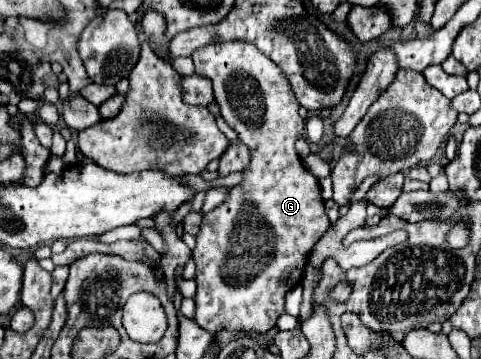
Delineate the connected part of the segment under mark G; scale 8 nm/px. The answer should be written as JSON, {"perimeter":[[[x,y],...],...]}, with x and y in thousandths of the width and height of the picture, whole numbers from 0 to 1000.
{"perimeter":[[[511,117],[437,123],[403,139],[399,167],[407,206],[441,223],[445,284],[453,290],[462,329],[520,418],[520,457],[507,474],[503,507],[482,518],[470,557],[420,607],[420,630],[407,657],[407,691],[399,696],[412,791],[403,891],[432,925],[474,919],[486,936],[549,936],[574,908],[578,880],[590,869],[595,813],[624,791],[644,696],[686,635],[661,501],[632,468],[611,407],[620,379],[632,373],[632,334],[620,323],[624,295],[599,217],[590,217],[586,195],[557,173],[532,128]]]}

